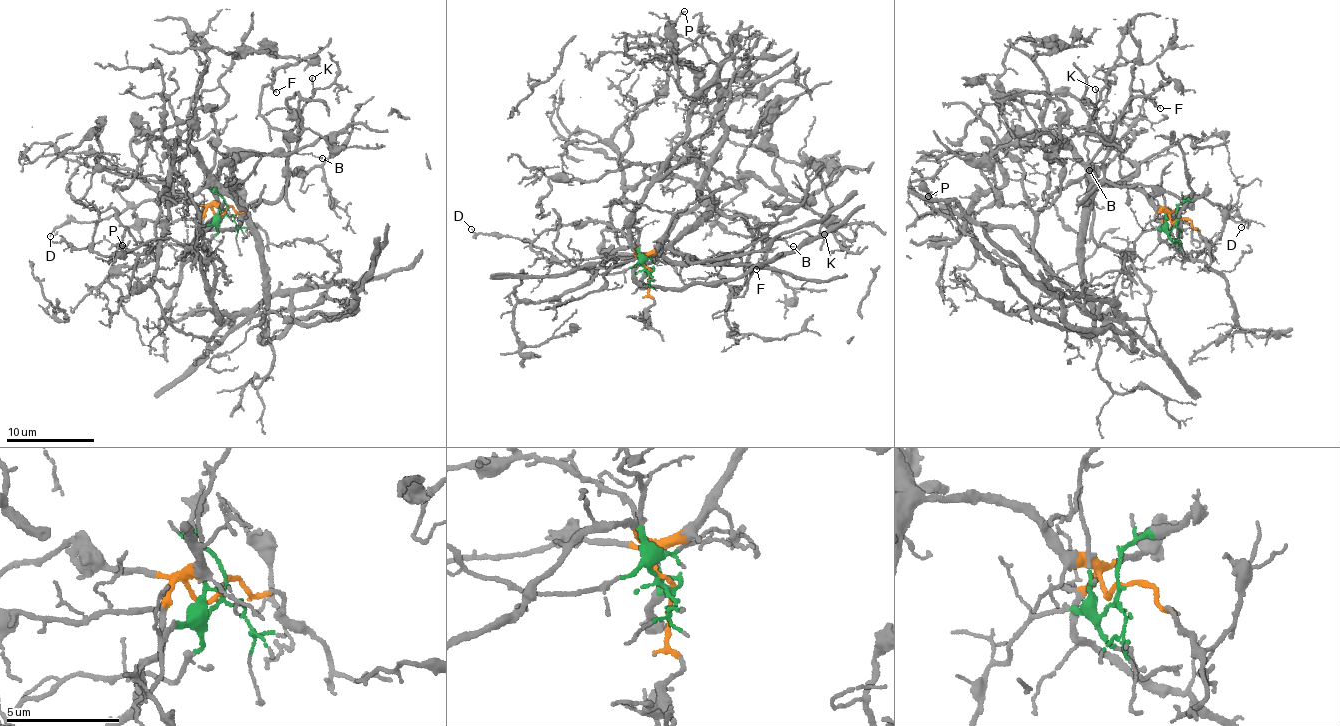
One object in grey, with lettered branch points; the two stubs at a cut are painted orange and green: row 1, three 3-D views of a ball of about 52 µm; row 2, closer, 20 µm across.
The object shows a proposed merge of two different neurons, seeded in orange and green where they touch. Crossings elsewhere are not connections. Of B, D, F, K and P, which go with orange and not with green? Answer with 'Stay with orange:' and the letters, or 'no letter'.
Stay with orange: B, D, F, K

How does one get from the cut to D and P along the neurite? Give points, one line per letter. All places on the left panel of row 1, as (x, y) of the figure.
D: (225, 209), (218, 214), (210, 208), (174, 202), (169, 192), (163, 192), (102, 221), (65, 220), (50, 235)
P: (225, 209), (203, 227), (199, 252), (221, 318), (187, 244), (123, 245)

